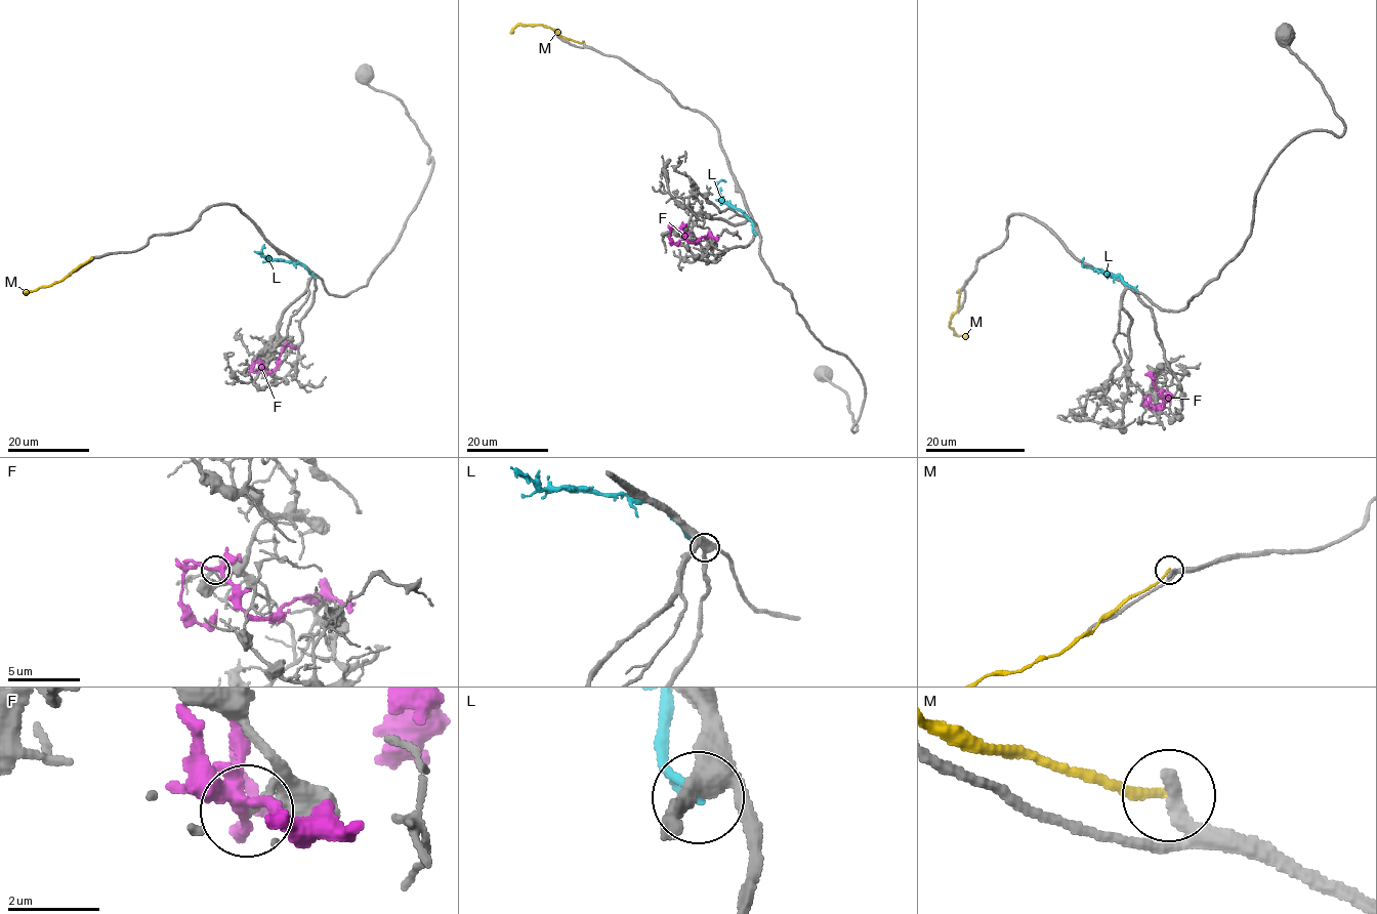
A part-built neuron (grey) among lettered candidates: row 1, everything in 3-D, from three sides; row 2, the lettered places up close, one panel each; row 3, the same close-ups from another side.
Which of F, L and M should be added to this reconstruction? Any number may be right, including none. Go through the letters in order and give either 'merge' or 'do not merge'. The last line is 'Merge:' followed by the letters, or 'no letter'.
F: do not merge
L: do not merge
M: do not merge
Merge: no letter

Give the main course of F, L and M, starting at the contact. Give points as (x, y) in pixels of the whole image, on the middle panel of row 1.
F: (679, 229), (691, 242), (710, 236), (718, 240)
L: (756, 235), (750, 219), (722, 199), (716, 184), (725, 181)
M: (583, 43), (565, 39), (541, 25), (517, 25), (510, 33)

